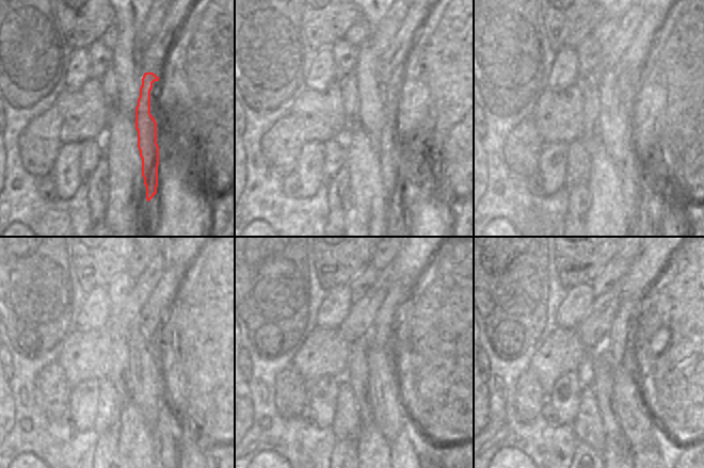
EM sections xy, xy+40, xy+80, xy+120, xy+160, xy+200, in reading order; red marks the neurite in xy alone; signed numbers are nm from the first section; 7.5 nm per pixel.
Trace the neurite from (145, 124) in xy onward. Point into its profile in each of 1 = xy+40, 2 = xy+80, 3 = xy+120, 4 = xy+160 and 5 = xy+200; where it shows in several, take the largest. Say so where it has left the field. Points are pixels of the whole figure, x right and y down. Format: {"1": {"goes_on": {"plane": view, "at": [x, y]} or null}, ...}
{"1": {"goes_on": {"plane": "xy+40", "at": [390, 172]}}, "2": {"goes_on": {"plane": "xy+80", "at": [637, 184]}}, "3": {"goes_on": {"plane": "xy+120", "at": [169, 448]}}, "4": {"goes_on": {"plane": "xy+160", "at": [405, 453]}}, "5": {"goes_on": {"plane": "xy+200", "at": [638, 453]}}}

